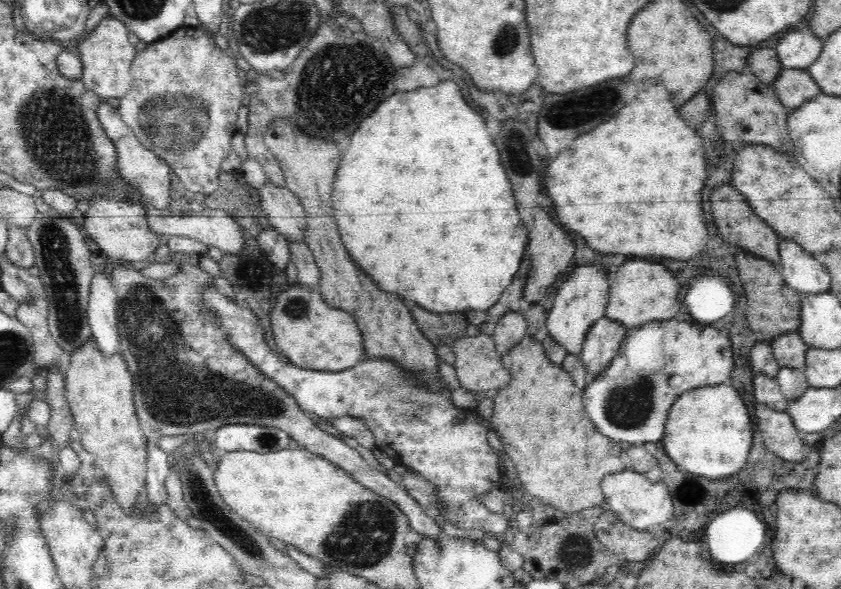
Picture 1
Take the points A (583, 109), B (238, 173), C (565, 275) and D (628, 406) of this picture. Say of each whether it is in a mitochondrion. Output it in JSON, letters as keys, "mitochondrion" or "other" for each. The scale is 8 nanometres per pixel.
{"A":"mitochondrion","B":"other","C":"other","D":"mitochondrion"}

